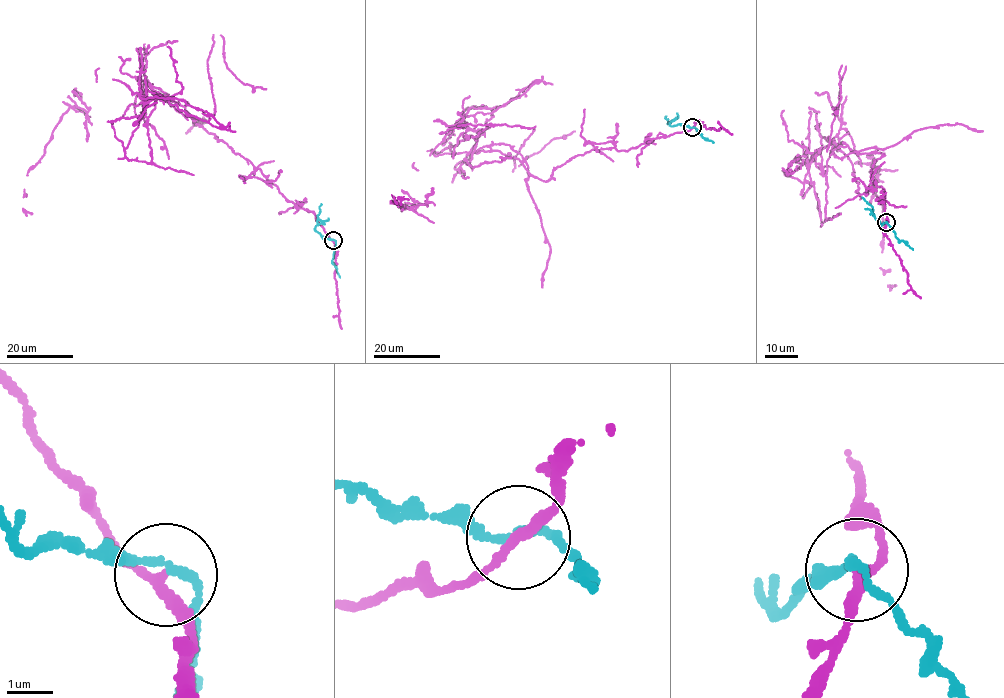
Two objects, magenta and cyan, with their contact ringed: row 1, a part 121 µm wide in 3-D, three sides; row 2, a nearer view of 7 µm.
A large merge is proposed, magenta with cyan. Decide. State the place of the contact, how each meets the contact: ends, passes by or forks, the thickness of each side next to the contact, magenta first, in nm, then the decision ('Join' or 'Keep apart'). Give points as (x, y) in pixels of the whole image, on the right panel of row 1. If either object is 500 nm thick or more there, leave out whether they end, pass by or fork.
Place: (886, 222). At the ring magenta passes by. At the ring cyan passes by. Thickness 200 nm (magenta) against 160 nm. Keep apart

